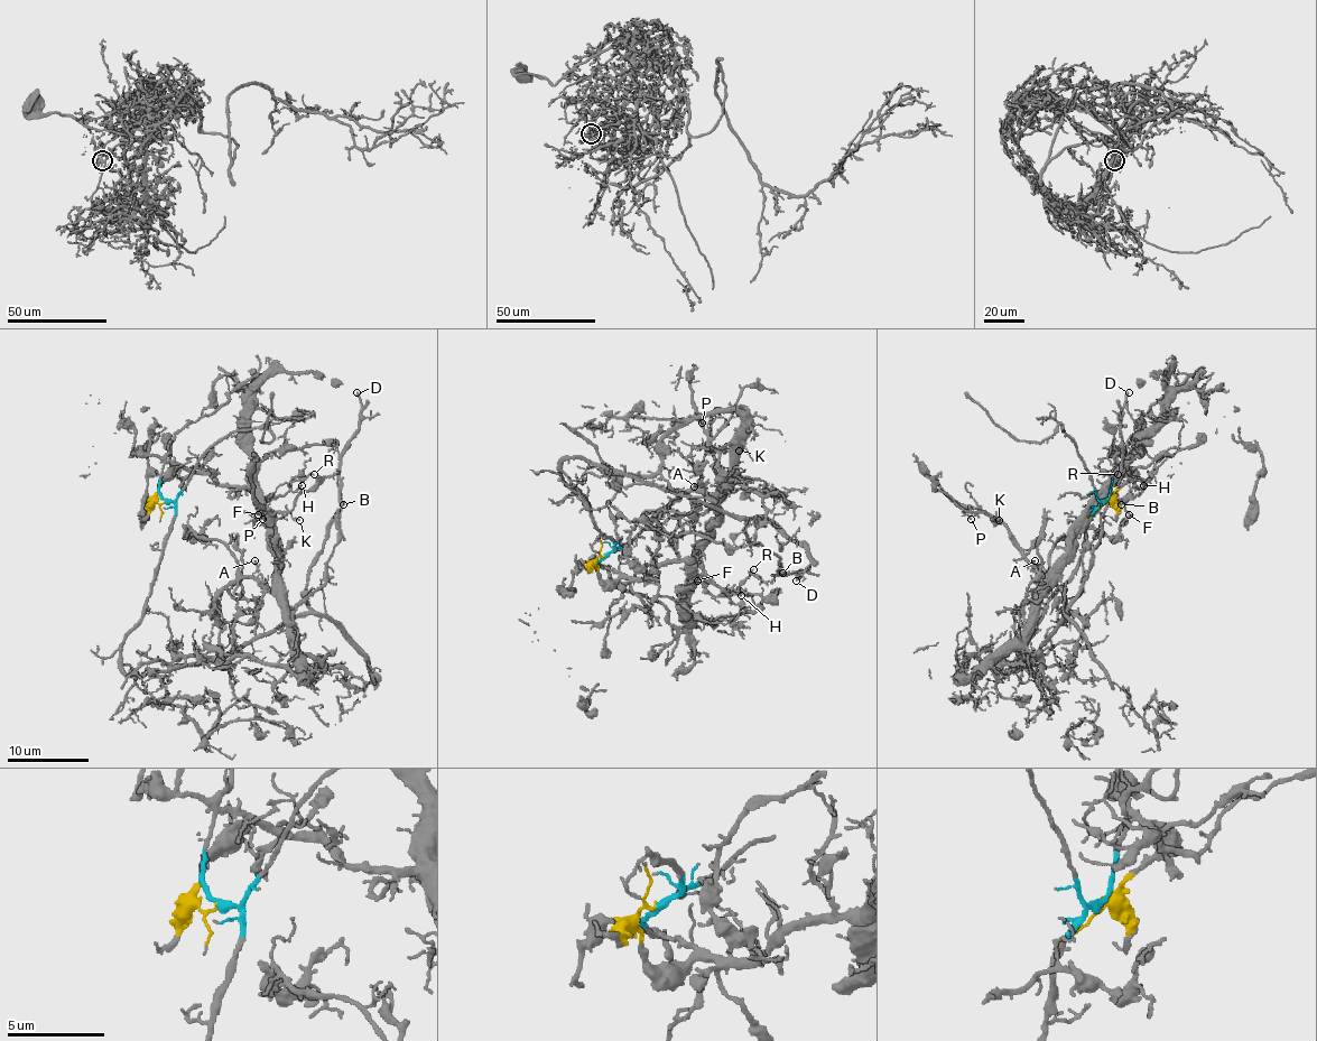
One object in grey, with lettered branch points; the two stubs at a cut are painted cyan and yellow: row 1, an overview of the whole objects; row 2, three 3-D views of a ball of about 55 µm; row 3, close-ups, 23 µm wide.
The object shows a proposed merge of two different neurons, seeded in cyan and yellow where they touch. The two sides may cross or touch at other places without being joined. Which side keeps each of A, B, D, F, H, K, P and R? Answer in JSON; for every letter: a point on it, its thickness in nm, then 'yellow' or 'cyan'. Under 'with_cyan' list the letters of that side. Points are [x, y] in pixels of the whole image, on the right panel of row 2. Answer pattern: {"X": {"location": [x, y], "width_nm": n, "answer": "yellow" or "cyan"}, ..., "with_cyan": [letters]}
{"A": {"location": [1035, 560], "width_nm": 120, "answer": "yellow"}, "B": {"location": [1121, 504], "width_nm": 90, "answer": "cyan"}, "D": {"location": [1129, 392], "width_nm": 220, "answer": "cyan"}, "F": {"location": [1129, 514], "width_nm": 120, "answer": "yellow"}, "H": {"location": [1143, 485], "width_nm": 160, "answer": "yellow"}, "K": {"location": [999, 520], "width_nm": 110, "answer": "yellow"}, "P": {"location": [971, 519], "width_nm": 130, "answer": "yellow"}, "R": {"location": [1118, 474], "width_nm": 100, "answer": "yellow"}, "with_cyan": ["B", "D"]}

